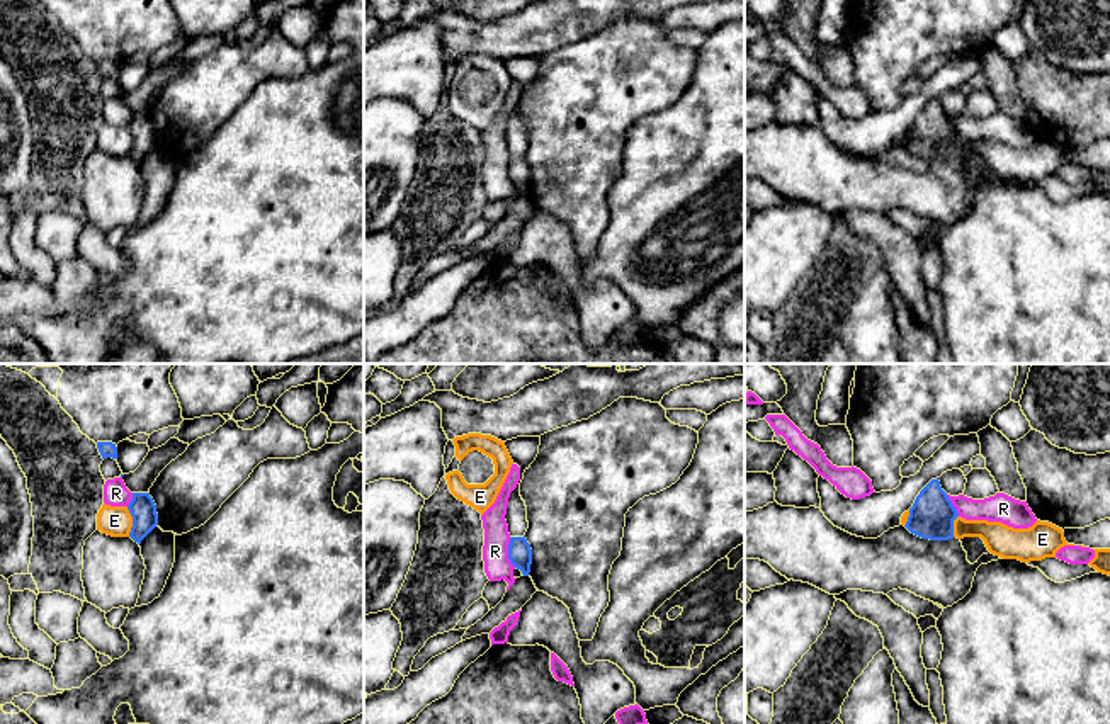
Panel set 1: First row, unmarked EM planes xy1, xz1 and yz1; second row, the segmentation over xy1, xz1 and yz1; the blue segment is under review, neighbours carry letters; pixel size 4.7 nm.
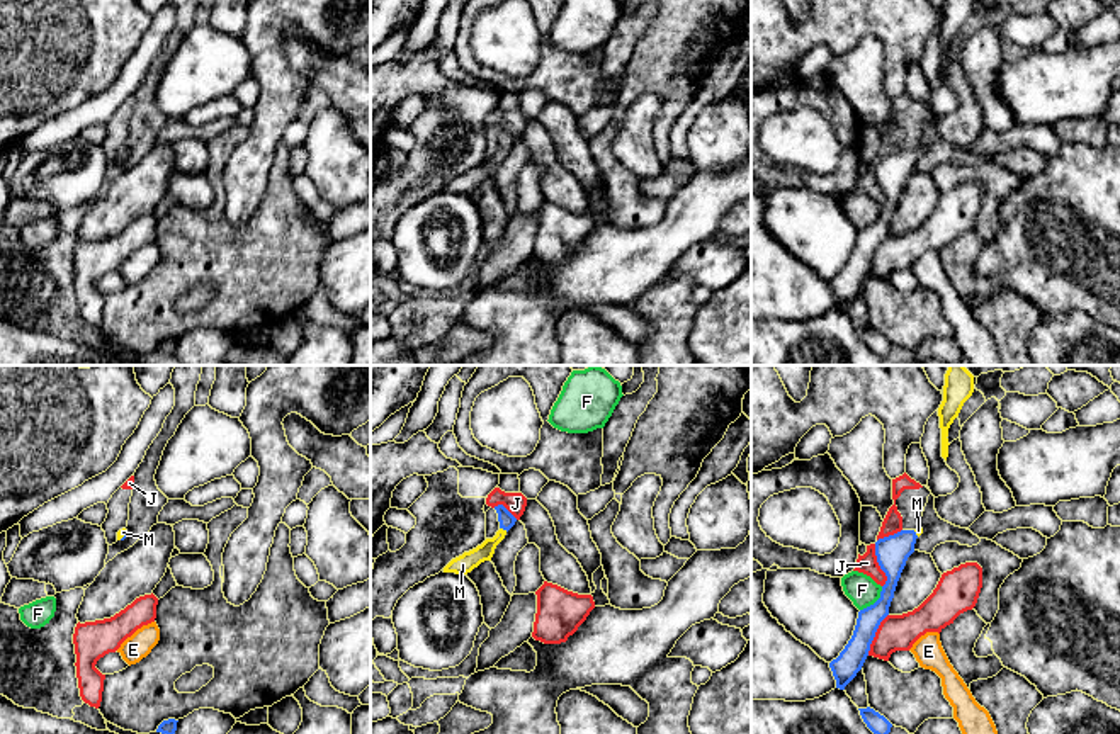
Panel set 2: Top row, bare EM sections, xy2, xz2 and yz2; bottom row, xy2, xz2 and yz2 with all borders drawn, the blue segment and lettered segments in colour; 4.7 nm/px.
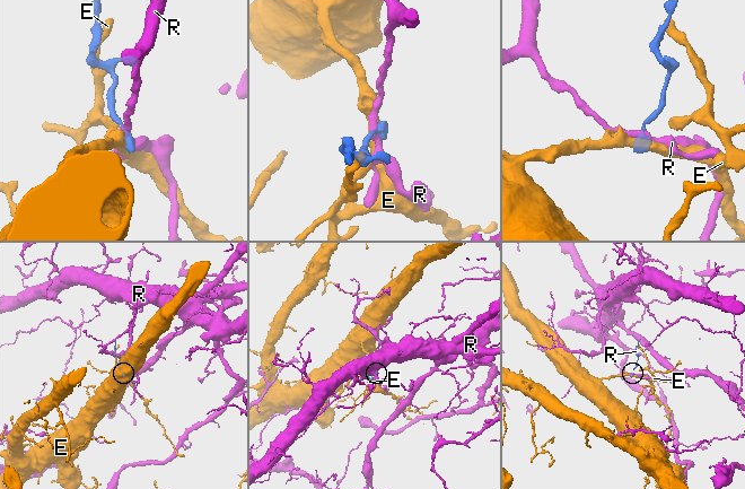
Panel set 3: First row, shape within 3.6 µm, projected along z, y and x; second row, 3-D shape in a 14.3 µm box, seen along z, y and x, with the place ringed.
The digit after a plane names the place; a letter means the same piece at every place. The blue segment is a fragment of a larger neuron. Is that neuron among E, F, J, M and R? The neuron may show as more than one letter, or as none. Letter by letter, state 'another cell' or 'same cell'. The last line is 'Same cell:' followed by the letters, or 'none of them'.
E: another cell
F: another cell
J: another cell
M: same cell
R: another cell
Same cell: M

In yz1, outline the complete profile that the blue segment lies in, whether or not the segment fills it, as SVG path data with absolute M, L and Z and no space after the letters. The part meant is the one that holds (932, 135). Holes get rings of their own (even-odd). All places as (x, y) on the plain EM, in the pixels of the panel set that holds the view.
M937 97L916 116L904 146L921 158L949 160L954 156L954 139L957 136L955 126Z

